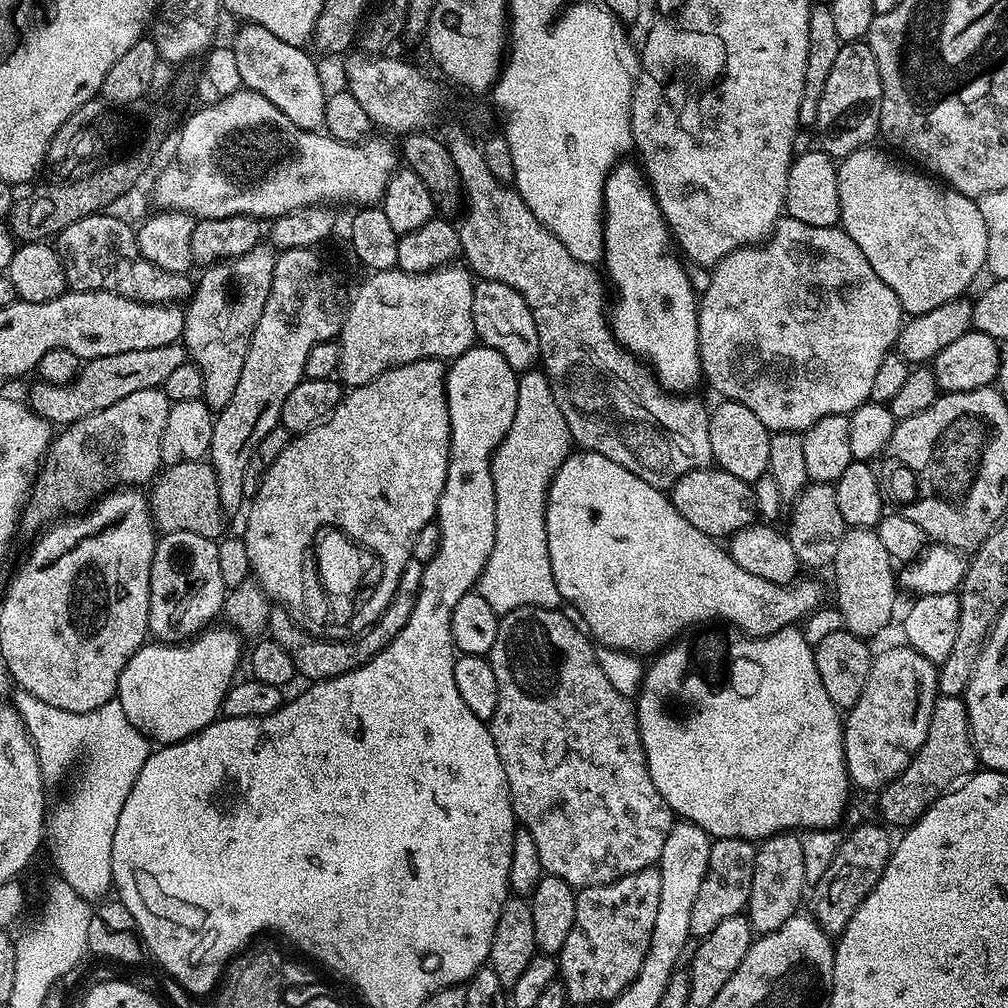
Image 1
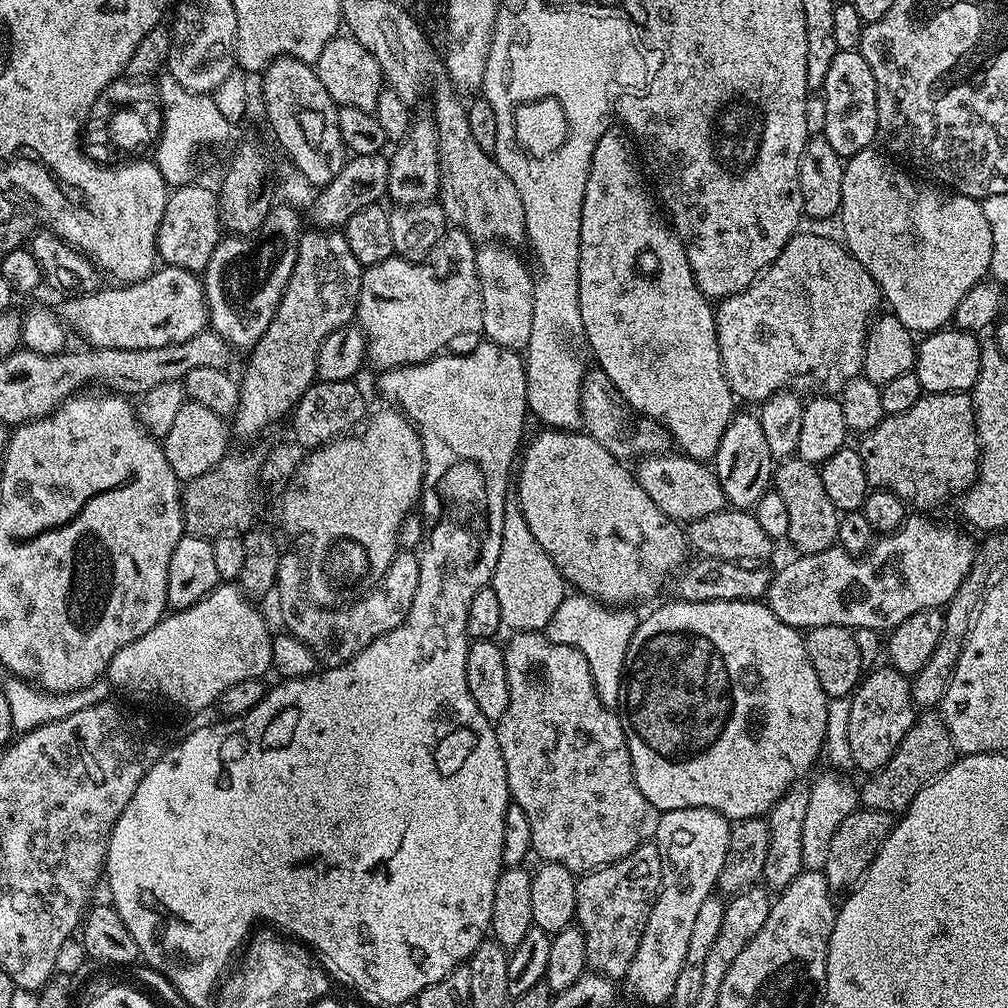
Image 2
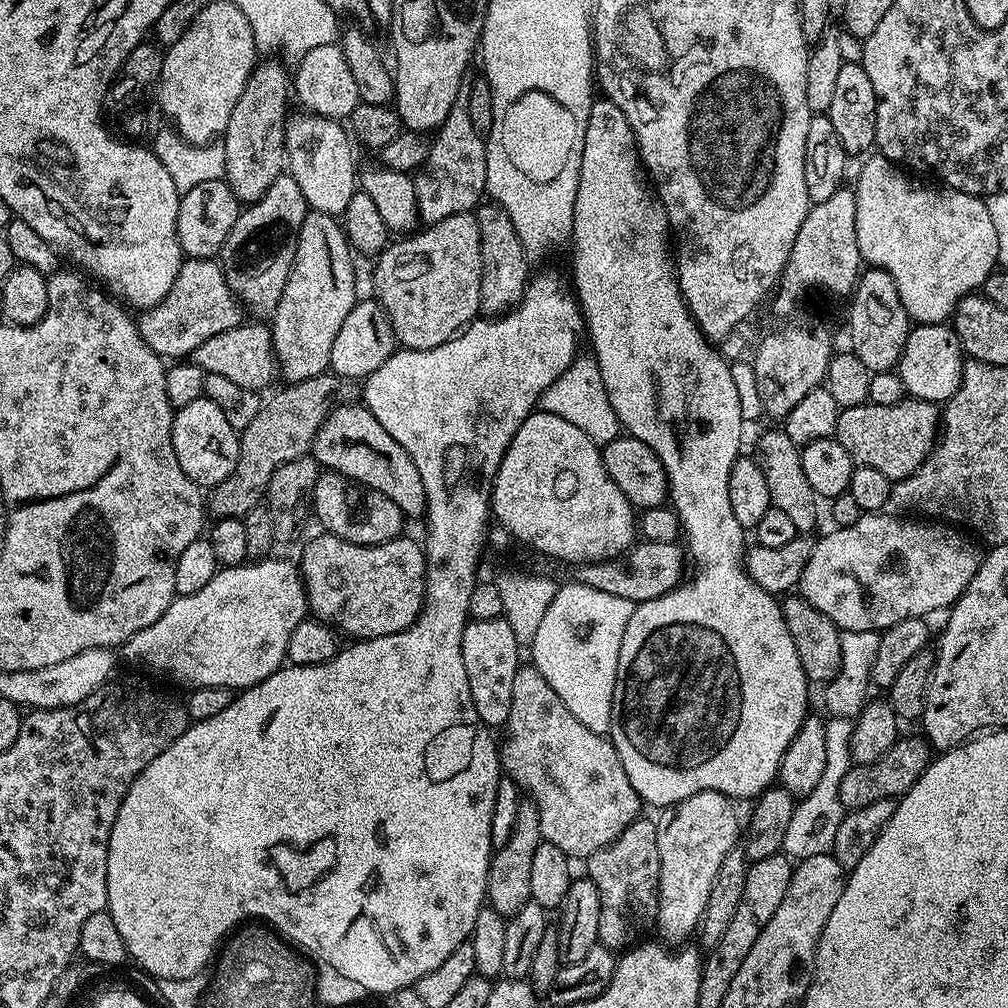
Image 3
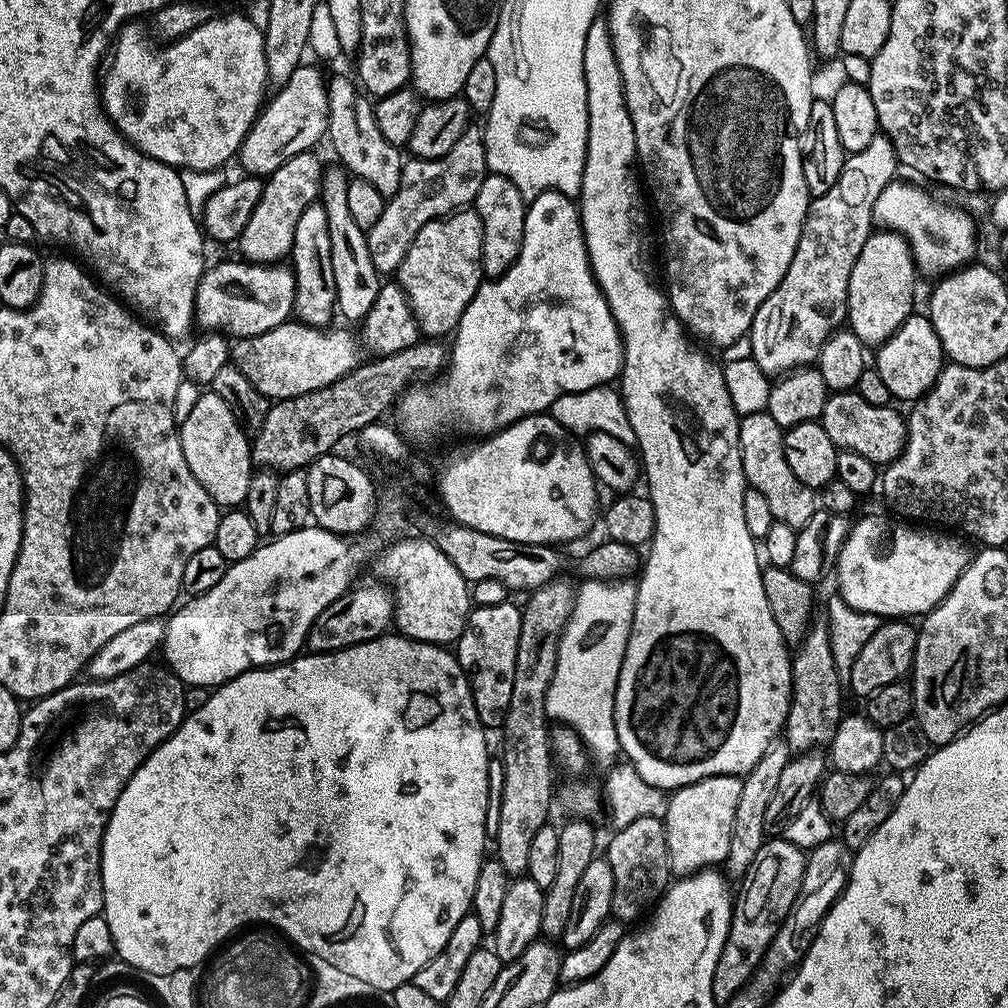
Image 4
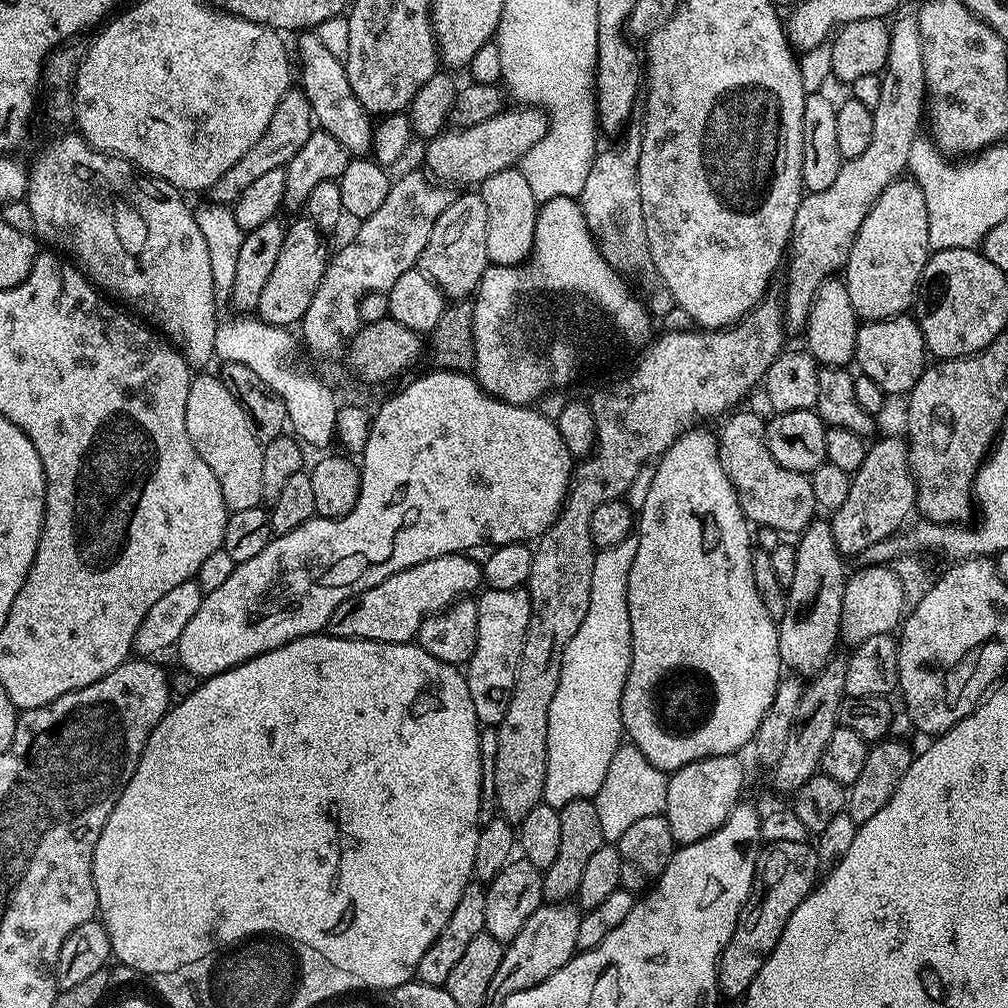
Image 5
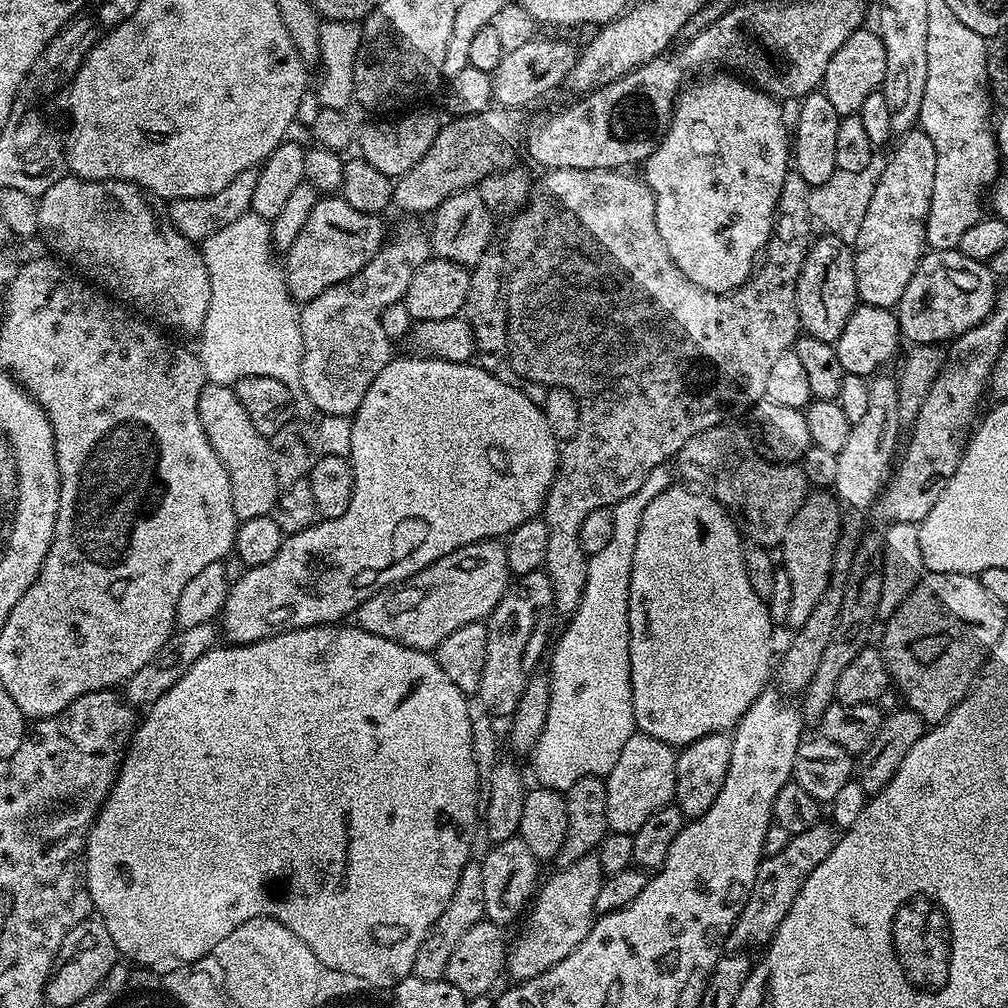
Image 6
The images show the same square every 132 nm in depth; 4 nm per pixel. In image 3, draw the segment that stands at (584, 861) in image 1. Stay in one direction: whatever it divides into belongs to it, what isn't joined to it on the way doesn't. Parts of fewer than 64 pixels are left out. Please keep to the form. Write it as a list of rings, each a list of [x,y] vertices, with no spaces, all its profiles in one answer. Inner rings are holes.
[[[522,666],[518,670],[518,674],[514,674],[514,698],[510,706],[510,718],[506,725],[506,733],[504,744],[499,745],[500,763],[506,776],[516,783],[520,790],[526,793],[527,799],[536,805],[538,810],[538,818],[540,819],[540,835],[543,843],[558,846],[558,850],[565,852],[569,858],[587,858],[593,856],[598,850],[602,850],[607,844],[613,844],[620,837],[622,830],[626,830],[626,826],[630,826],[630,822],[641,819],[642,801],[640,795],[634,790],[634,786],[630,786],[630,778],[626,778],[626,770],[622,770],[622,762],[618,758],[618,750],[614,747],[611,739],[607,735],[590,730],[586,726],[582,726],[582,722],[578,722],[578,718],[574,718],[574,714],[570,714],[570,710],[566,710],[566,706],[558,698],[558,694],[554,694],[554,690],[546,682],[546,678],[542,678],[542,674],[538,674],[538,670],[531,666]]]

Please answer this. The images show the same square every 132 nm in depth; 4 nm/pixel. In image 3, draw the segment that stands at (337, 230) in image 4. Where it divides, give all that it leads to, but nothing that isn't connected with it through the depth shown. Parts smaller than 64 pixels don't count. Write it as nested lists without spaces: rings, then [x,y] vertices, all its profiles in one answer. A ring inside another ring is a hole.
[[[307,110],[301,113],[301,116],[289,115],[288,123],[284,125],[287,171],[294,182],[298,182],[311,211],[343,217],[346,205],[358,190],[358,167],[352,157],[353,141],[341,121],[317,116]]]

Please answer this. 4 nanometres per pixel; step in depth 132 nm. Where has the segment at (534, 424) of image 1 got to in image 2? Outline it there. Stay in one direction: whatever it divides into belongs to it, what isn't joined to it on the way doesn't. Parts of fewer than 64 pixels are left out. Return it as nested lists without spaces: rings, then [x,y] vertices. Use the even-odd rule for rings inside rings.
[[[512,498],[506,502],[502,522],[502,554],[498,554],[498,566],[494,566],[490,586],[494,590],[494,594],[498,594],[498,603],[502,609],[502,625],[505,629],[512,628],[508,630],[513,633],[539,632],[547,629],[550,618],[554,618],[554,610],[558,610],[558,606],[562,606],[566,595],[566,581],[563,574],[558,570],[558,566],[554,566],[550,554],[546,554],[546,550],[542,550],[542,546],[538,546],[519,503]]]

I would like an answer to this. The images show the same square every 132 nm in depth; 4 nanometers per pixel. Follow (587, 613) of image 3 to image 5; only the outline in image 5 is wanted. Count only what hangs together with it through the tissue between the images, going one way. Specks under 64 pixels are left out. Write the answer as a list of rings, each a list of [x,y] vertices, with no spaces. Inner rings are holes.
[[[638,535],[627,536],[618,546],[601,548],[594,558],[594,575],[590,577],[590,610],[578,626],[578,634],[570,638],[562,658],[562,674],[558,690],[554,690],[554,702],[550,702],[548,723],[548,761],[543,803],[562,809],[566,802],[596,797],[605,781],[606,770],[613,761],[615,751],[621,746],[626,733],[622,722],[622,690],[630,670],[632,657],[632,631],[628,609],[628,583],[630,566],[634,566],[634,554],[638,554]]]

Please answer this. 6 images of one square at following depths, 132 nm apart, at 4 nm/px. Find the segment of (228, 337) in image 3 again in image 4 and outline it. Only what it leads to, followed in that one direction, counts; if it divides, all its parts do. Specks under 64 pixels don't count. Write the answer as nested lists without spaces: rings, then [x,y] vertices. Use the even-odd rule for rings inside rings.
[[[290,318],[282,326],[266,330],[266,334],[239,337],[231,345],[230,360],[270,402],[298,398],[298,394],[330,386],[362,363],[358,336],[356,341],[354,333],[336,327],[325,330]]]

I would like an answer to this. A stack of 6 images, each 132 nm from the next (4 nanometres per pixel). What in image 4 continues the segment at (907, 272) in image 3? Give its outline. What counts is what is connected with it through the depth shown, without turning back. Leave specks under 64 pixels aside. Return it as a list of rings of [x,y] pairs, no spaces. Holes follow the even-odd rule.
[[[893,180],[886,186],[886,190],[882,190],[882,194],[878,194],[872,215],[875,227],[900,233],[908,241],[916,267],[923,275],[925,272],[931,278],[936,278],[967,265],[976,252],[975,222],[962,209],[952,204],[943,204],[928,196],[918,185],[903,184],[902,180]]]

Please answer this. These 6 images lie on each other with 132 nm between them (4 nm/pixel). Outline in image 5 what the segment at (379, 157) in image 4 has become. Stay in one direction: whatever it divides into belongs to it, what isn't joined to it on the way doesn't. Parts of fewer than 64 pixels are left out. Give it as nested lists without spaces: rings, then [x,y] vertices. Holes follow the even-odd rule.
[[[304,30],[299,33],[300,41],[294,48],[294,56],[301,60],[304,65],[298,68],[298,84],[302,89],[305,98],[312,107],[313,121],[323,131],[330,133],[353,157],[364,158],[373,151],[374,141],[372,129],[374,127],[373,117],[354,98],[354,90],[350,90],[350,78],[346,78],[344,61],[339,56],[330,54],[322,43],[322,38],[314,30]]]

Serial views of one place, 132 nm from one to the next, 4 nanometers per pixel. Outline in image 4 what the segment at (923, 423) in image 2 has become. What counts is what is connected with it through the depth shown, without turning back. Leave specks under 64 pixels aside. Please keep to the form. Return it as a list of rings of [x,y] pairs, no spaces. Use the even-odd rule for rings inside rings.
[[[859,392],[831,393],[822,410],[818,423],[830,434],[830,442],[834,442],[837,450],[862,454],[862,458],[870,458],[877,466],[887,466],[899,458],[908,441],[908,425],[903,415],[899,416],[892,406],[874,406],[866,402]]]

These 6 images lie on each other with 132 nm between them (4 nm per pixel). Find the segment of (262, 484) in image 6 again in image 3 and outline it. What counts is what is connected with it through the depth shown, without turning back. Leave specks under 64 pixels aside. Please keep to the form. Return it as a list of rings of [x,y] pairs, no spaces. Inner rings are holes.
[[[199,396],[186,406],[175,409],[172,417],[172,441],[174,454],[178,458],[178,466],[201,489],[217,488],[238,466],[240,457],[240,432],[230,422],[226,422],[226,414],[214,406],[207,396]]]

